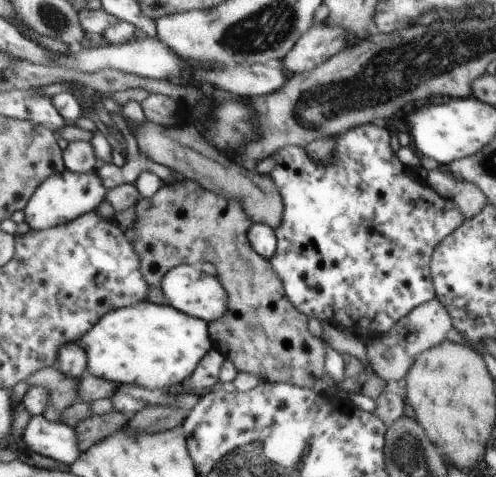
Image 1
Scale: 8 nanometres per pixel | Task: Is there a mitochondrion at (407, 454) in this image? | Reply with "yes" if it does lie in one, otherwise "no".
yes

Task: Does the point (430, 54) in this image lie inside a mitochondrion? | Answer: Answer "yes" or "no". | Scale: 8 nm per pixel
yes

